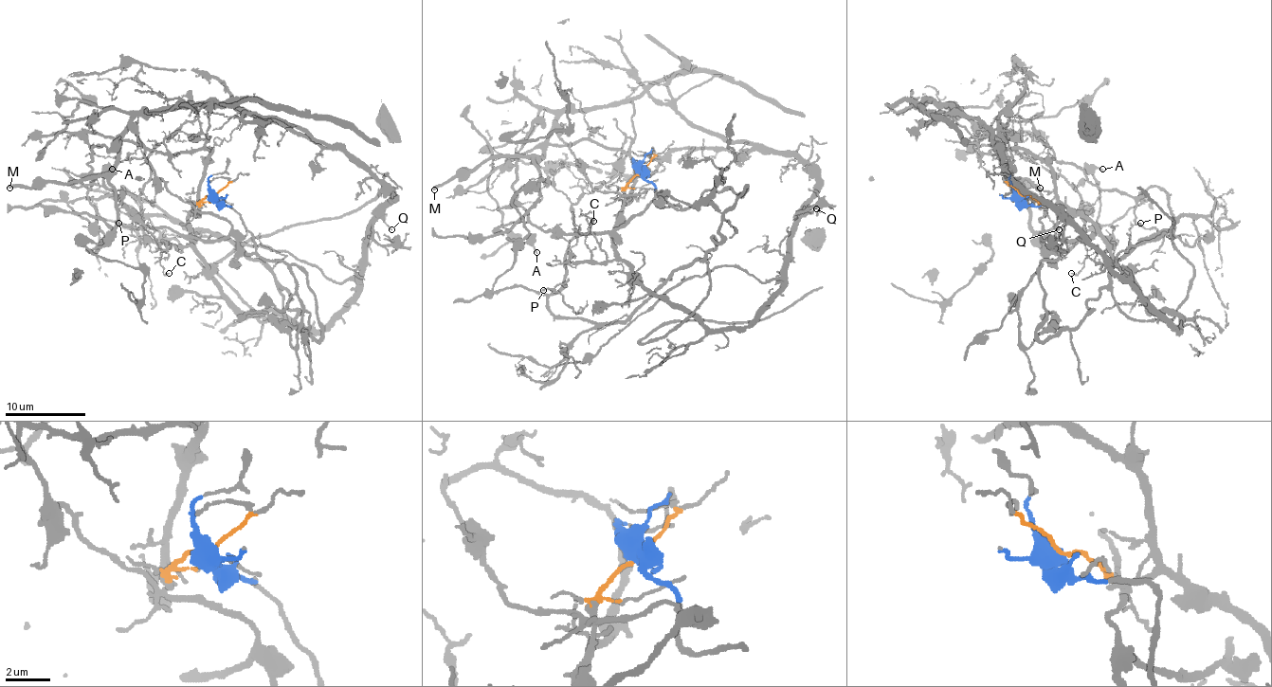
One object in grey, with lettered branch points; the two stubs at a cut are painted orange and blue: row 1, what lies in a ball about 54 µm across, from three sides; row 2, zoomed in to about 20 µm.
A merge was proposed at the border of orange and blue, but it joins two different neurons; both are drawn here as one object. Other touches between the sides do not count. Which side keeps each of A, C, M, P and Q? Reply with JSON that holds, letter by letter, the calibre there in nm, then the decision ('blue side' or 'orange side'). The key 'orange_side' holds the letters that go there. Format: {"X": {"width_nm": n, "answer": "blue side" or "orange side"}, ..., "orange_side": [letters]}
{"A": {"width_nm": 170, "answer": "orange side"}, "C": {"width_nm": 110, "answer": "orange side"}, "M": {"width_nm": 320, "answer": "orange side"}, "P": {"width_nm": 150, "answer": "blue side"}, "Q": {"width_nm": 120, "answer": "orange side"}, "orange_side": ["A", "C", "M", "Q"]}

